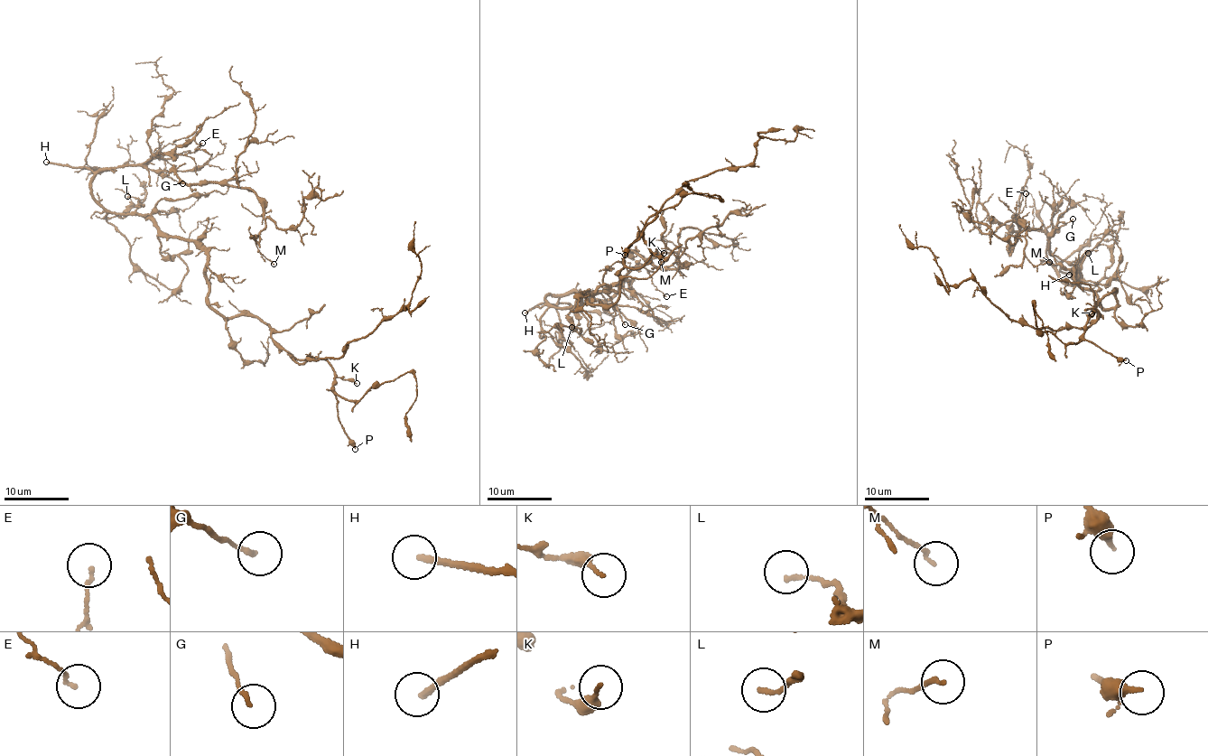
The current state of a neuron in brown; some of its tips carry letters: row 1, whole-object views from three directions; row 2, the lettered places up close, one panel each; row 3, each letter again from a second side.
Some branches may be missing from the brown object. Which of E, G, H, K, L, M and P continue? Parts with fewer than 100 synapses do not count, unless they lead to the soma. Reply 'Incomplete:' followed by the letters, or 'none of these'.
Incomplete: H

